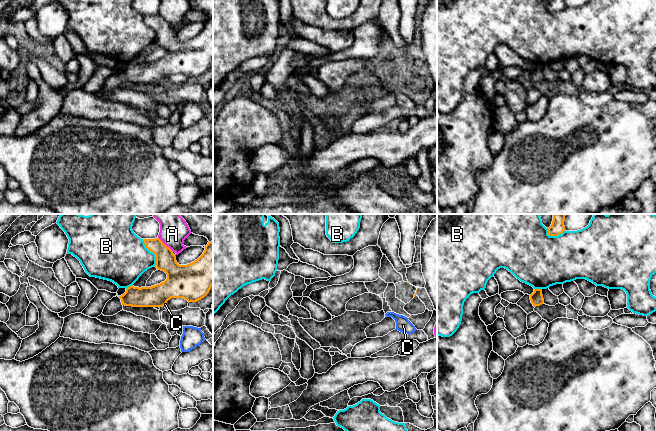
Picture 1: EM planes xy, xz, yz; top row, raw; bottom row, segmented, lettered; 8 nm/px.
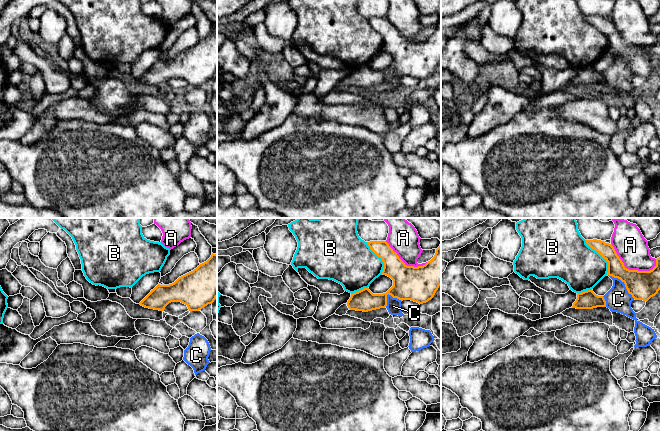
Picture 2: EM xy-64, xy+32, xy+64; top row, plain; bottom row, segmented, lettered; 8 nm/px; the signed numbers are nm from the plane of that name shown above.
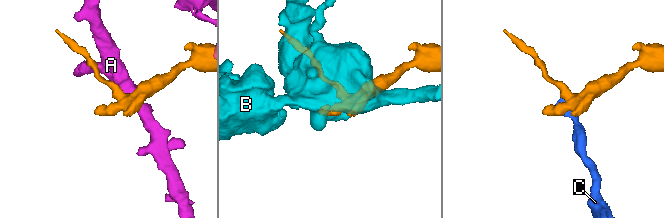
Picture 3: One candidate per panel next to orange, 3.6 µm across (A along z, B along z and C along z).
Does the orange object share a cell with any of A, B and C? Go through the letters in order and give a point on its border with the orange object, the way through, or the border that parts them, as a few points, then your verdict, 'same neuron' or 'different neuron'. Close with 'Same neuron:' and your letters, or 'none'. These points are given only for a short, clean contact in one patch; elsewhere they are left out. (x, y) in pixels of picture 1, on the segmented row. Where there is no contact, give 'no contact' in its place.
A: meets orange in xy at (165, 245); different neuron
B: meets orange in xy at (152, 251); different neuron
C: meets orange in xy at (163, 305); border along xy (165, 303), (162, 306); different neuron
Same neuron: none

